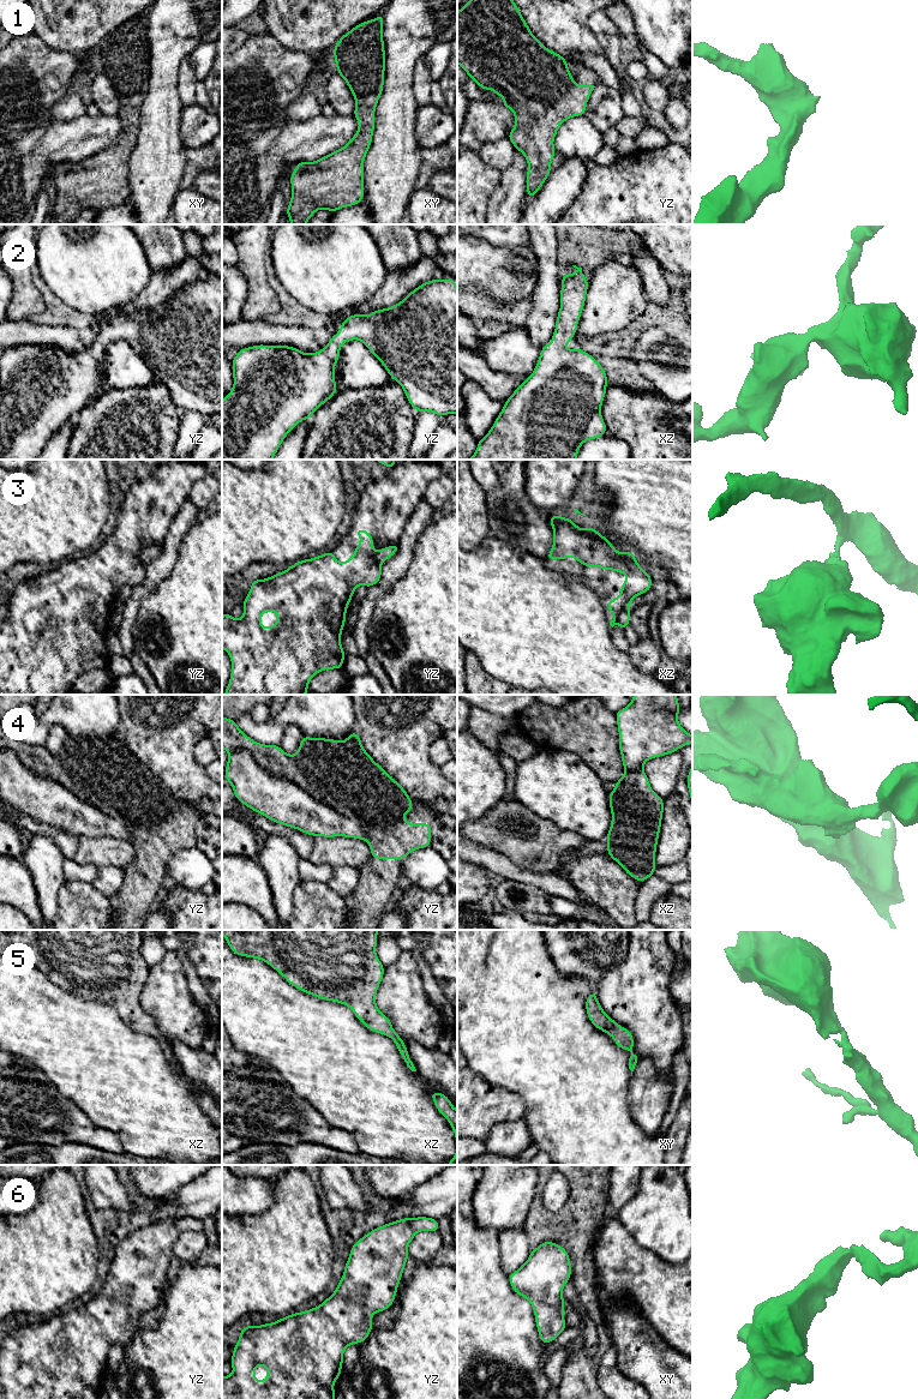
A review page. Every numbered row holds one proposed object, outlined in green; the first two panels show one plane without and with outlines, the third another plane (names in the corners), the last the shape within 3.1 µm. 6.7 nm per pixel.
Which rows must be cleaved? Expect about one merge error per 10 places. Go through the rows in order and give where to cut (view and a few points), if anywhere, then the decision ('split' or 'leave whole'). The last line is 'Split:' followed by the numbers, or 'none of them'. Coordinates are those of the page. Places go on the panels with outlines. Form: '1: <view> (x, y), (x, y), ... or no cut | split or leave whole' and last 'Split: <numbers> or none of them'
1: no cut | leave whole
2: no cut | leave whole
3: yz (376, 551), (376, 562), (379, 565) | split
4: yz (280, 774), (316, 800), (355, 817), (367, 838) | split
5: no cut | leave whole
6: no cut | leave whole
Split: 3, 4

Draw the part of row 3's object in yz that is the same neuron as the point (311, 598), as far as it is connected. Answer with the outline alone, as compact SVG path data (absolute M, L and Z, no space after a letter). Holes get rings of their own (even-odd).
M356 528L360 544L354 556L340 563L331 551L312 559L302 559L282 572L264 580L253 580L242 602L244 614L234 619L230 613L222 616L222 648L232 660L229 684L223 695L306 695L310 680L325 670L340 670L346 653L341 644L342 629L346 624L348 605L358 586L372 587L382 577L382 568L376 560L373 536L365 529ZM266 611L274 611L276 623L264 628L260 623Z

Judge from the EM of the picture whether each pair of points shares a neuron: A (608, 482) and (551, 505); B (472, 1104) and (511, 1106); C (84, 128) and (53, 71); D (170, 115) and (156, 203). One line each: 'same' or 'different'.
A: different
B: same
C: different
D: same

